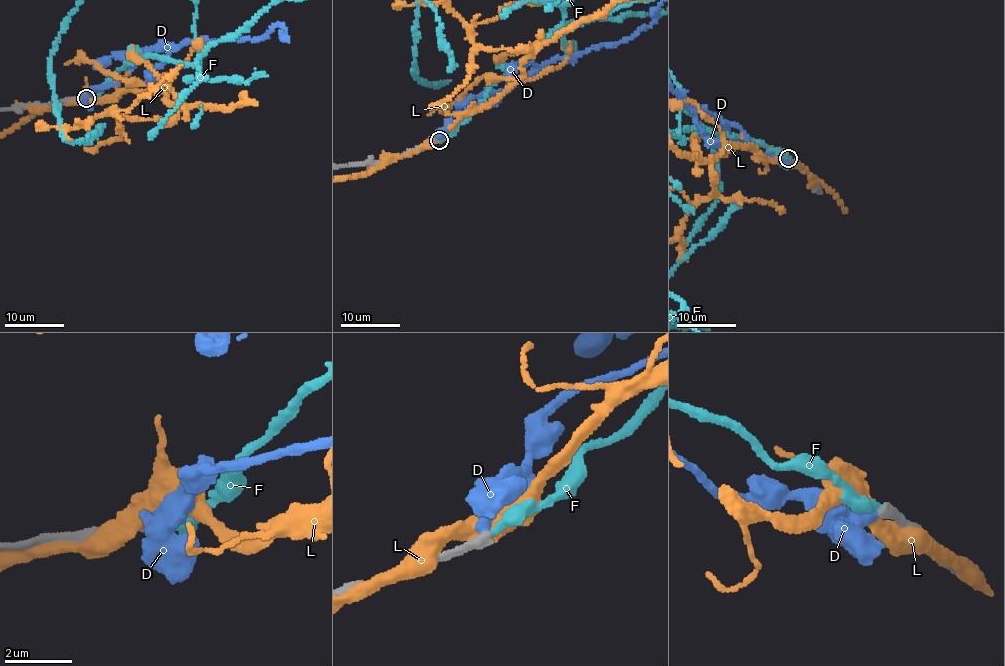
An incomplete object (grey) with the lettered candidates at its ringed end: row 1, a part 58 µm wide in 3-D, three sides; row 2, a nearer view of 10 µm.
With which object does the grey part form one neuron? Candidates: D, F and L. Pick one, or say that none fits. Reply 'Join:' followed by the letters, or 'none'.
Join: F

